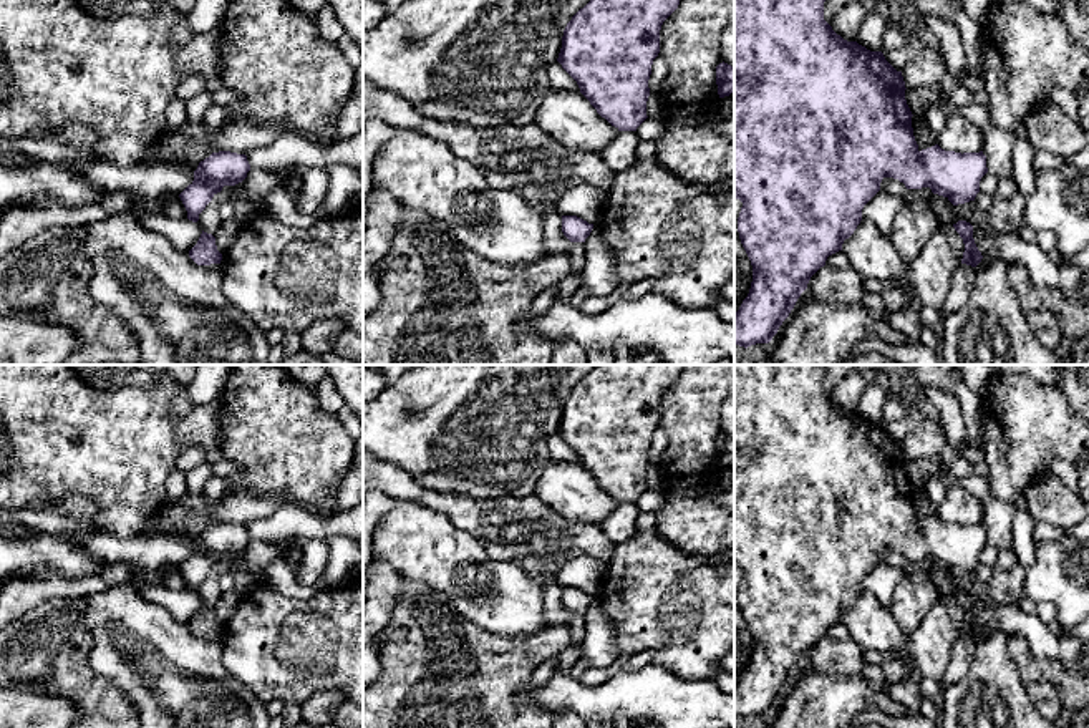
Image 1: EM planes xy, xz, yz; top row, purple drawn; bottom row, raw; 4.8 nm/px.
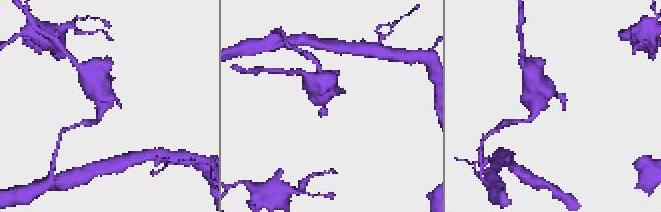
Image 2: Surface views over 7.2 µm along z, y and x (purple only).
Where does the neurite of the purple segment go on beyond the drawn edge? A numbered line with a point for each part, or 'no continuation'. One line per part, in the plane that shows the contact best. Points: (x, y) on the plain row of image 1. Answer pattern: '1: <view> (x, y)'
no continuation

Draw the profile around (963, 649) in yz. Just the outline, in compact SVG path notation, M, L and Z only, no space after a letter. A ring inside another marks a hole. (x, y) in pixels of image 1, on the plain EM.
M961 635L955 642L941 685L953 685L968 673L975 648L976 642L971 637Z

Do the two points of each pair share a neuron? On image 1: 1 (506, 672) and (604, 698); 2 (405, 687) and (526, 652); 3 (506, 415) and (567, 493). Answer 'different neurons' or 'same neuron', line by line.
1: different neurons
2: same neuron
3: different neurons

